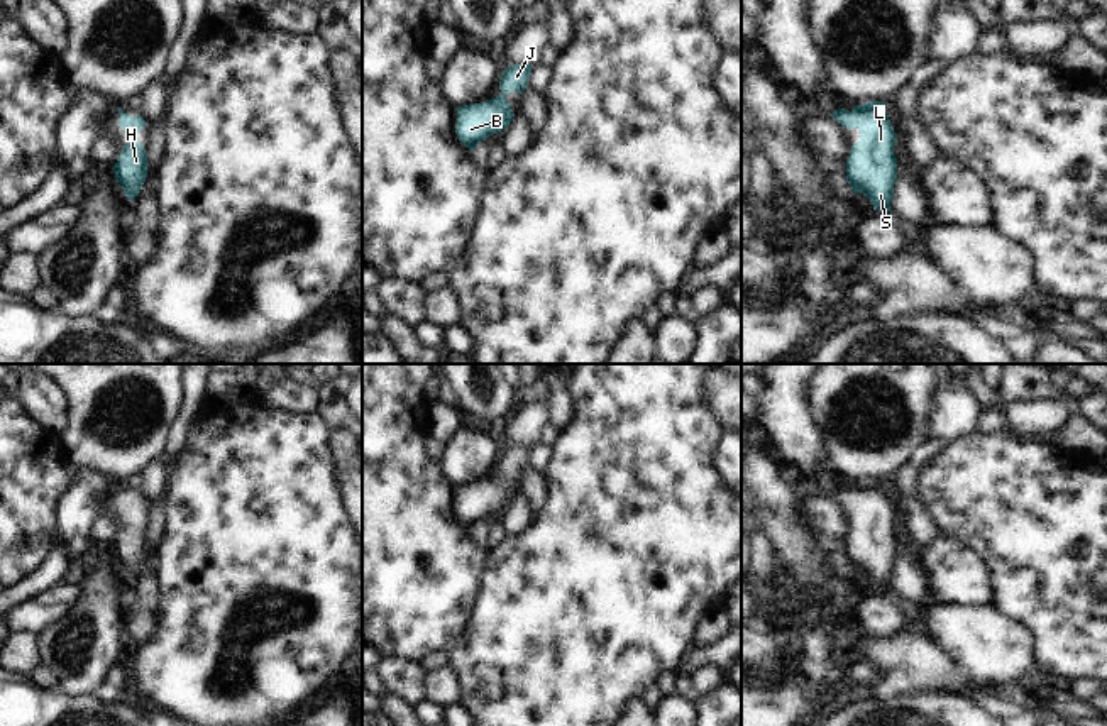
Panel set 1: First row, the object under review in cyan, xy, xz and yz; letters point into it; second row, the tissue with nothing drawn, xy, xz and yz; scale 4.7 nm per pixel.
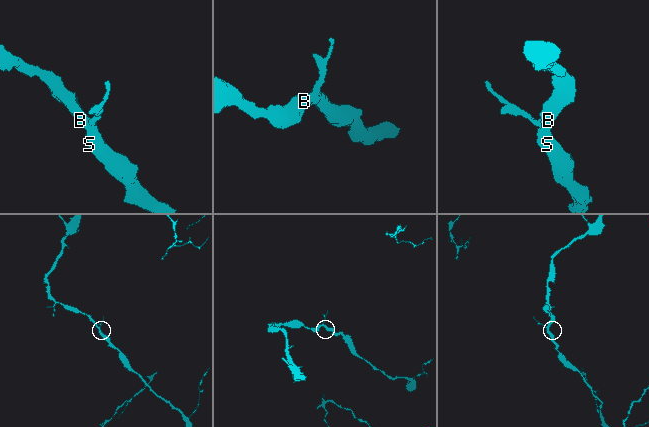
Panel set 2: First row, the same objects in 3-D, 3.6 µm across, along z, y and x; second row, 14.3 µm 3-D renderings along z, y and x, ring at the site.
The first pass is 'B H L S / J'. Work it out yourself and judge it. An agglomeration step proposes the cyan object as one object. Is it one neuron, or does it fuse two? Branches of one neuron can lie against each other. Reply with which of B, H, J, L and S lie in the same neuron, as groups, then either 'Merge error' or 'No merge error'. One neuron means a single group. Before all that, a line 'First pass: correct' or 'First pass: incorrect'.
First pass: incorrect
Groups: B H J L S. No merge error.

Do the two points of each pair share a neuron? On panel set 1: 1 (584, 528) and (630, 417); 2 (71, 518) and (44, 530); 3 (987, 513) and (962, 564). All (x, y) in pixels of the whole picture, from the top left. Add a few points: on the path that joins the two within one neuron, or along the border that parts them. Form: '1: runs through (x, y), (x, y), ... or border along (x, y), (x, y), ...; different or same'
1: runs through (611, 501), (630, 483), (630, 444); same
2: border along (70, 488), (60, 505), (60, 538); different
3: border along (940, 528), (963, 537), (980, 555), (992, 579); different

